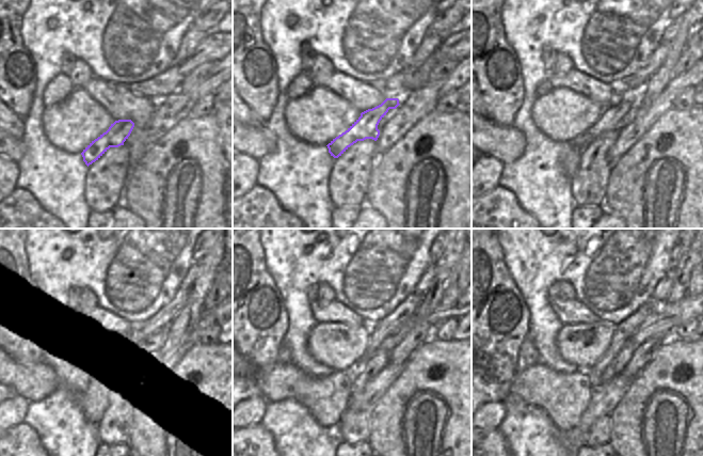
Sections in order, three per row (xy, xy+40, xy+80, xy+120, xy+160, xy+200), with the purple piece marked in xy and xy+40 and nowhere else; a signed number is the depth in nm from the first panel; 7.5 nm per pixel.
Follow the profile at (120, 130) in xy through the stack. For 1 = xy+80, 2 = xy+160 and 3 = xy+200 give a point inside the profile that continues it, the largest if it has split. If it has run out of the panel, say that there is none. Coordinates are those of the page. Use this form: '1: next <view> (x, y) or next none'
1: next xy+80 (617, 110)
2: next xy+160 (399, 333)
3: next xy+200 (666, 317)

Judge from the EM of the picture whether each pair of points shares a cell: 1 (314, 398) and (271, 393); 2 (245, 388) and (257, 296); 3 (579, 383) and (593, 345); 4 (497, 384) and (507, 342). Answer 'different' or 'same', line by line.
1: same
2: same
3: different
4: same

